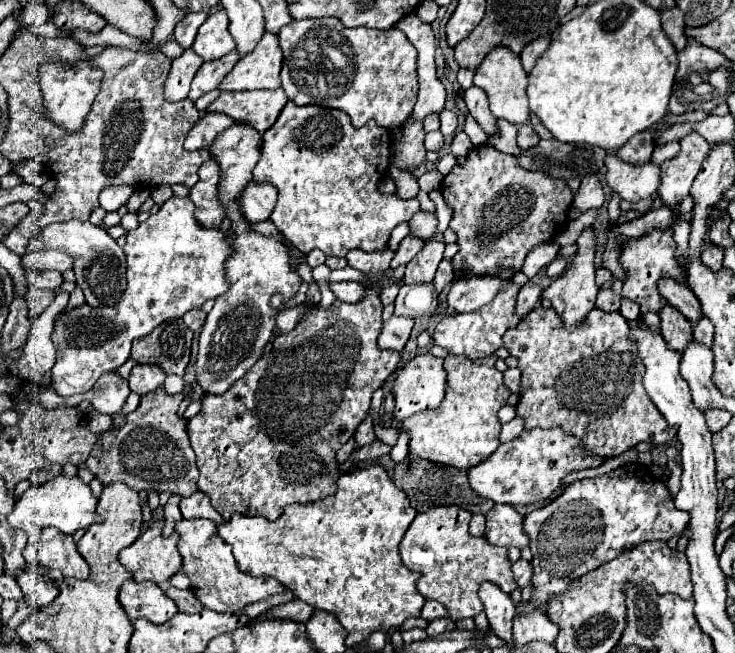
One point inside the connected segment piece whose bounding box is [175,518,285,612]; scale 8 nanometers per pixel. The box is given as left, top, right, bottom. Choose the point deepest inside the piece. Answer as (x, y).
(207, 560)

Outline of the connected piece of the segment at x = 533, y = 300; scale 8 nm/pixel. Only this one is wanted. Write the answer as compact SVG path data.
M525 284L525 286L521 288L521 292L519 292L519 296L517 296L517 306L515 306L517 316L523 318L525 314L529 314L529 312L537 306L541 290L543 290L543 288L537 286L537 284Z

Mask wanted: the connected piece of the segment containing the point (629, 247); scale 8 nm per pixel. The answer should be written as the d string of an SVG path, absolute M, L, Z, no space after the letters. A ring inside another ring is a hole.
M655 228L639 238L623 238L625 248L621 248L621 268L625 272L623 280L623 298L629 298L641 306L641 314L647 312L661 312L661 306L669 306L669 302L657 292L657 282L663 276L679 280L679 284L687 284L685 268L681 268L679 260L675 258L675 240L671 228Z

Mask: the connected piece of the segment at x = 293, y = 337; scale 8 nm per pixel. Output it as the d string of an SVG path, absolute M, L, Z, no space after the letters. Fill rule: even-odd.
M367 290L365 294L365 300L357 302L357 304L345 304L345 302L339 302L339 304L333 304L329 310L323 310L323 308L313 308L313 312L309 312L305 316L305 320L299 322L299 326L289 332L289 334L283 334L279 338L275 338L273 342L273 350L265 356L259 358L259 362L241 378L237 380L229 392L225 392L223 396L211 396L211 394L205 394L203 396L203 408L201 412L189 420L189 442L191 442L191 448L195 450L197 454L197 466L199 466L199 490L205 492L209 498L211 498L211 504L213 508L225 518L229 520L231 514L239 512L239 514L245 514L245 516L263 516L267 520L277 520L281 514L283 514L283 508L289 506L289 504L309 504L309 502L319 502L323 500L325 496L331 496L337 492L337 480L341 476L339 472L339 462L335 458L337 450L355 434L357 426L363 422L363 418L367 416L367 410L369 410L369 404L371 404L371 396L373 392L383 386L383 382L397 370L397 364L399 364L399 358L401 354L399 352L389 352L389 350L381 350L377 346L377 336L381 332L381 300L379 300L379 290Z

